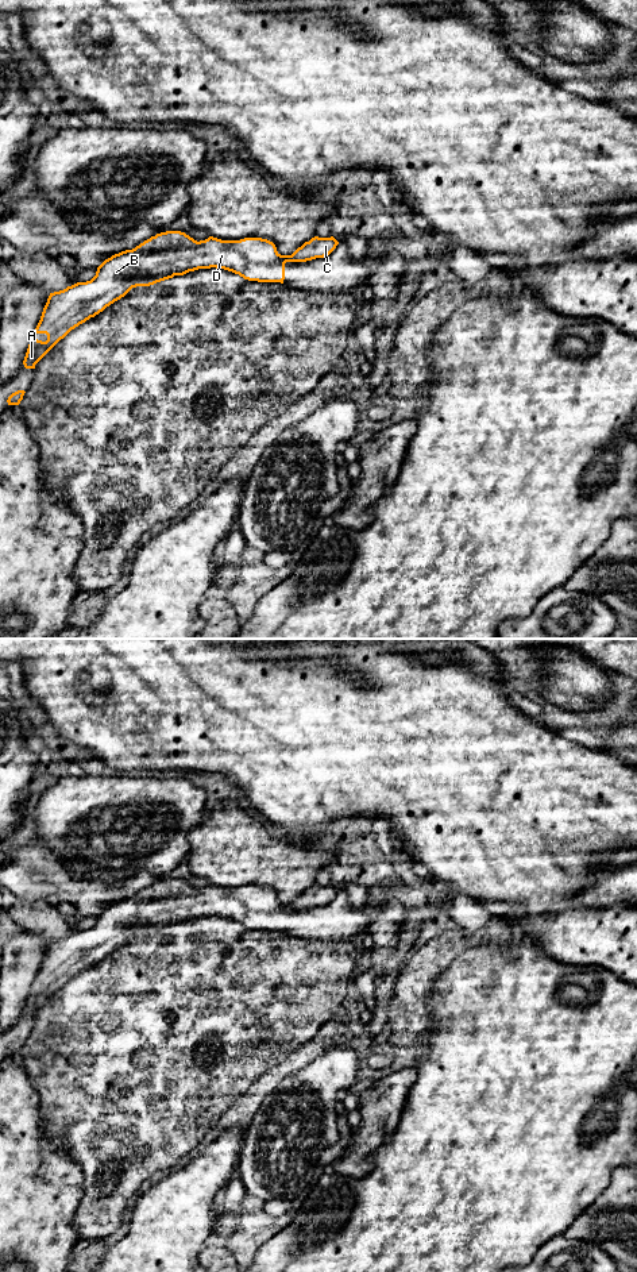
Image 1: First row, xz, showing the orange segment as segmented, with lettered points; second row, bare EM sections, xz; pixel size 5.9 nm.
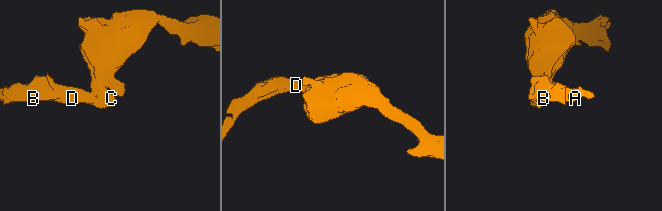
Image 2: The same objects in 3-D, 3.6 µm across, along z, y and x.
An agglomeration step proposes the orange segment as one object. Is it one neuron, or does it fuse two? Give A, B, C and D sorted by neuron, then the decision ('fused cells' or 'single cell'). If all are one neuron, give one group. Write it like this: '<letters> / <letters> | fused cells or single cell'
A B D / C | fused cells

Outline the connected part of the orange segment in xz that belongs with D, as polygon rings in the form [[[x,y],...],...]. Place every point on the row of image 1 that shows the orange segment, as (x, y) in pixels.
[[[181,231],[157,234],[135,248],[105,259],[90,281],[50,293],[34,331],[46,334],[47,340],[31,339],[23,365],[35,369],[72,329],[124,297],[132,288],[211,267],[232,271],[248,281],[283,284],[286,262],[294,262],[293,257],[281,255],[273,242],[262,238],[221,240],[209,236],[197,242]]]

